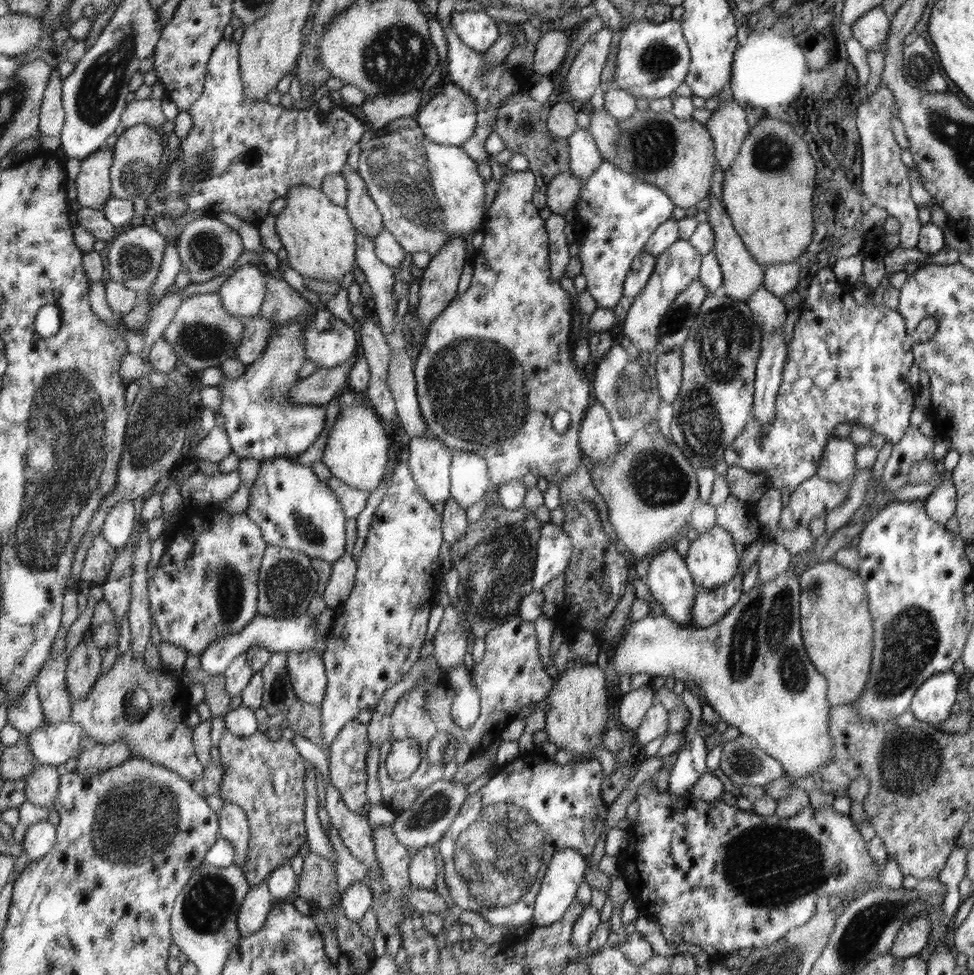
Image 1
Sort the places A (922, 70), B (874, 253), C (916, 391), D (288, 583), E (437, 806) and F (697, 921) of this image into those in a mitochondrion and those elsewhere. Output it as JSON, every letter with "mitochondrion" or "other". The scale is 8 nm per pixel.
{"A":"mitochondrion","B":"other","C":"other","D":"mitochondrion","E":"mitochondrion","F":"other"}

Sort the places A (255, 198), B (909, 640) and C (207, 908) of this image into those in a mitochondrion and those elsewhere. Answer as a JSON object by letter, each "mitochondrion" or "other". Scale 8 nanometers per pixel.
{"A":"other","B":"mitochondrion","C":"mitochondrion"}

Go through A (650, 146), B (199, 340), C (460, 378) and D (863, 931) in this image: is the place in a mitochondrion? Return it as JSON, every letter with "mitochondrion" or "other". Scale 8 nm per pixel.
{"A":"mitochondrion","B":"mitochondrion","C":"mitochondrion","D":"mitochondrion"}

